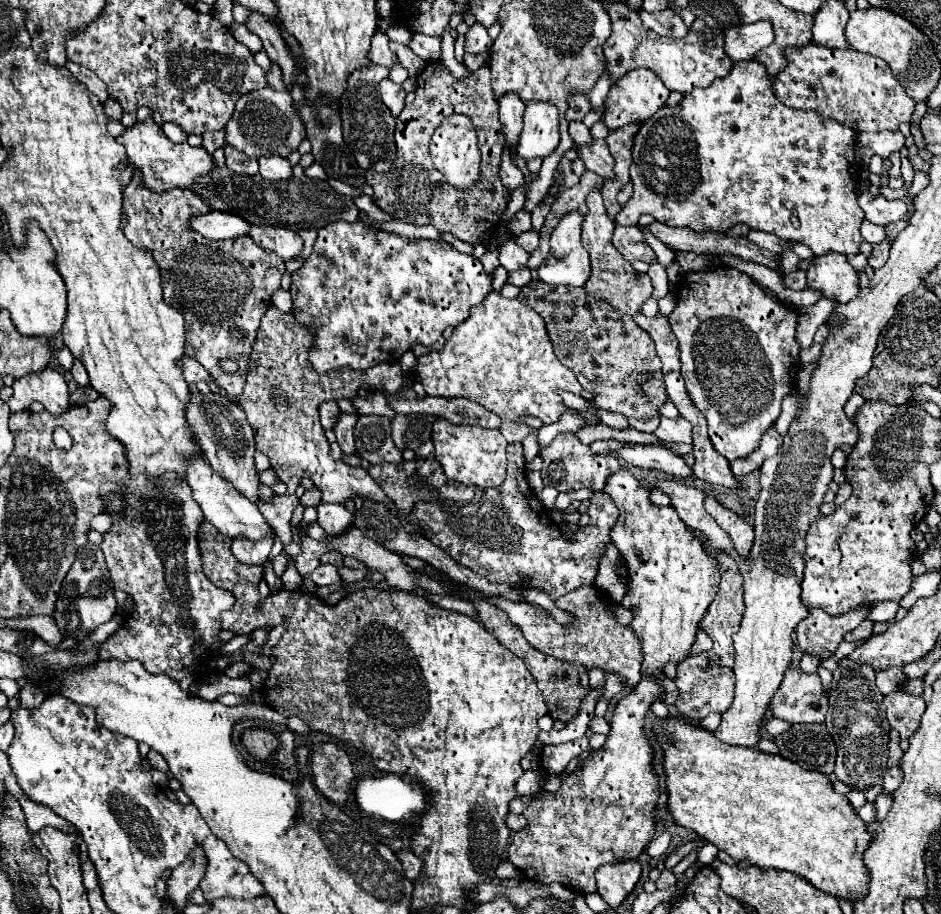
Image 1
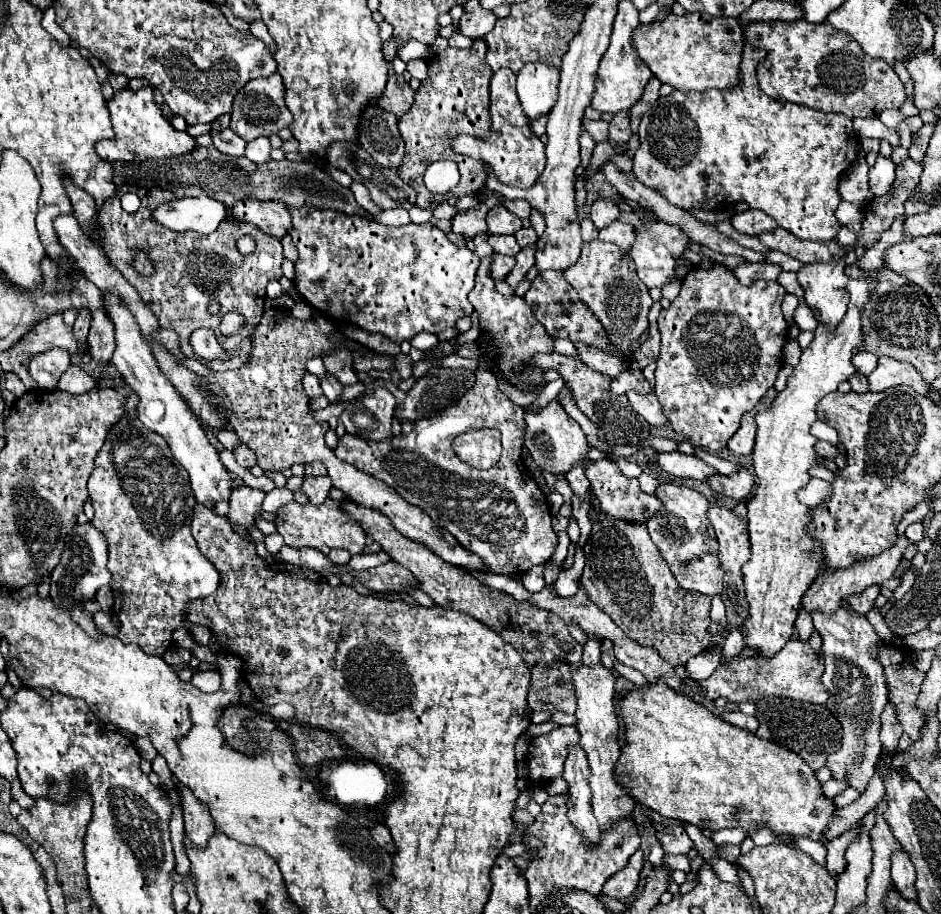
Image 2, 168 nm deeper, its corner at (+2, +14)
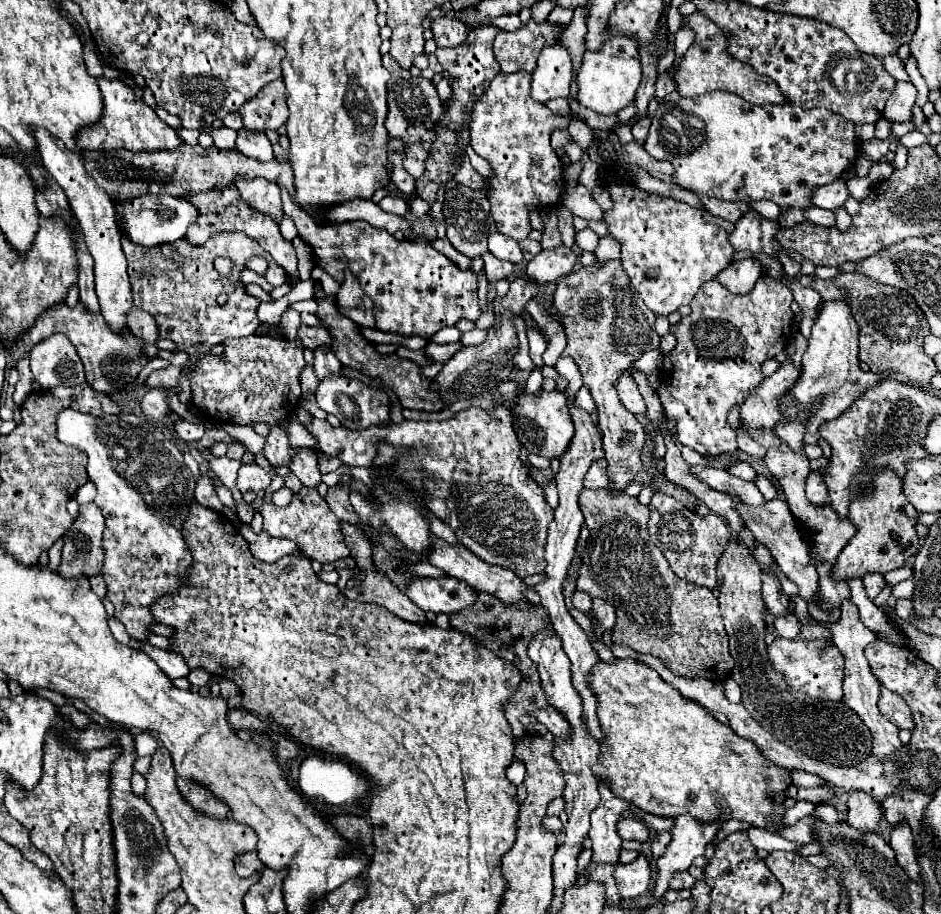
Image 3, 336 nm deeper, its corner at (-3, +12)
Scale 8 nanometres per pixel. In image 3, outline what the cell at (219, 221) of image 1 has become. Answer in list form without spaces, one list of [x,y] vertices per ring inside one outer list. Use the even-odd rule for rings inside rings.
[[[136,196],[116,204],[114,208],[116,208],[116,222],[120,226],[120,232],[134,244],[146,248],[158,244],[172,244],[184,238],[188,226],[198,218],[198,210],[188,200],[174,196]]]

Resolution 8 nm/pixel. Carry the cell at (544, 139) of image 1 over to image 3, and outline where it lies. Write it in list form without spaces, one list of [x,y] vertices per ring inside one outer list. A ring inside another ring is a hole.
[[[562,44],[542,48],[538,66],[532,74],[532,98],[544,104],[552,98],[568,96],[572,76],[572,56]]]

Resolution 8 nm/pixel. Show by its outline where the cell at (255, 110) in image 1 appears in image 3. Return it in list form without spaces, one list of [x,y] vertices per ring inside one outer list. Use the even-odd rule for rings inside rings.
[[[278,78],[262,88],[254,100],[248,100],[240,114],[244,118],[244,128],[248,130],[278,130],[288,120],[284,80]]]

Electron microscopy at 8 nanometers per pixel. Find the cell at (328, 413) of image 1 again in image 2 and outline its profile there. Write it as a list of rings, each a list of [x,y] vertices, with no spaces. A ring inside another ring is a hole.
[[[305,374],[305,378],[303,378],[303,388],[305,388],[305,392],[307,392],[309,398],[319,398],[319,396],[323,396],[321,382],[319,382],[319,378],[317,378],[315,374]]]

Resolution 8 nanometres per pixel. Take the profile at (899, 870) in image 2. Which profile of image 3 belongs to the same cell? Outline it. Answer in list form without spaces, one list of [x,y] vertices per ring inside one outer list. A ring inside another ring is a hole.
[[[906,822],[896,824],[890,832],[890,846],[896,852],[898,864],[904,868],[904,872],[916,882],[920,866],[916,862],[916,850],[914,850],[914,834]]]

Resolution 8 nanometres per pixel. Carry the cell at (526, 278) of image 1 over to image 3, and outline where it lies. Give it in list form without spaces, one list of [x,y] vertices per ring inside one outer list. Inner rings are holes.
[[[484,252],[482,254],[482,260],[484,260],[484,270],[486,270],[486,276],[492,284],[496,284],[500,278],[508,278],[514,270],[514,266],[506,260],[498,260],[496,256],[490,256],[490,252]]]

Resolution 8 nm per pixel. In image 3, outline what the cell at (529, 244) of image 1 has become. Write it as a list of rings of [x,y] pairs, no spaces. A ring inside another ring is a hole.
[[[526,238],[526,240],[522,240],[520,242],[520,248],[522,248],[522,252],[524,252],[524,260],[528,262],[530,258],[534,258],[540,250],[542,250],[542,246],[540,246],[540,242],[536,242],[536,240],[530,240],[530,238]]]

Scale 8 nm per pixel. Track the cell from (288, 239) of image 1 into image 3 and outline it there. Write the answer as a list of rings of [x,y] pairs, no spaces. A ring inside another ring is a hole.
[[[254,178],[254,180],[234,180],[234,186],[240,190],[242,198],[256,208],[258,212],[270,214],[276,222],[282,218],[282,204],[280,204],[280,188],[270,184],[268,180]]]

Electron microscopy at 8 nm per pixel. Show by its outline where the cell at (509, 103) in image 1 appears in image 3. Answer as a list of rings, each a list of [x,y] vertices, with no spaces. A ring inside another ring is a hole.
[[[500,72],[488,86],[488,90],[478,98],[478,102],[472,108],[472,120],[470,120],[470,144],[478,156],[490,162],[494,168],[494,176],[486,180],[486,198],[492,206],[492,218],[496,222],[496,230],[516,242],[528,238],[530,234],[530,212],[532,210],[546,210],[556,208],[562,202],[564,194],[564,180],[562,180],[562,162],[556,154],[556,150],[550,144],[550,134],[558,128],[568,128],[570,118],[568,116],[556,116],[552,114],[544,104],[534,102],[530,96],[530,74],[526,72],[514,72],[504,74]]]

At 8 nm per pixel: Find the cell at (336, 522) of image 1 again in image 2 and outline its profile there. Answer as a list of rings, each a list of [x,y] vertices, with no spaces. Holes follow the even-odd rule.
[[[329,476],[305,478],[305,482],[303,482],[303,492],[309,496],[309,502],[311,504],[321,504],[323,500],[327,500],[329,490],[331,490]]]

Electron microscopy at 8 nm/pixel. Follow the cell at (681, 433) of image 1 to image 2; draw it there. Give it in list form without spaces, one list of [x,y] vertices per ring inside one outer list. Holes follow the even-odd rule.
[[[627,392],[627,398],[631,406],[651,424],[651,426],[665,426],[669,424],[665,418],[665,412],[661,410],[661,402],[657,402],[655,394],[637,394],[637,392]]]

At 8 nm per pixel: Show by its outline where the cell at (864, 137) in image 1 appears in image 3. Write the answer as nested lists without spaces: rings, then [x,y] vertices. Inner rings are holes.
[[[896,82],[896,88],[886,102],[884,118],[890,122],[906,122],[912,116],[912,106],[916,100],[916,88],[910,82]]]

